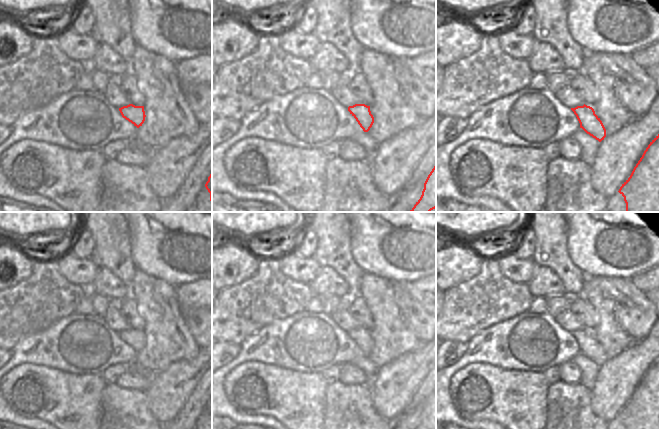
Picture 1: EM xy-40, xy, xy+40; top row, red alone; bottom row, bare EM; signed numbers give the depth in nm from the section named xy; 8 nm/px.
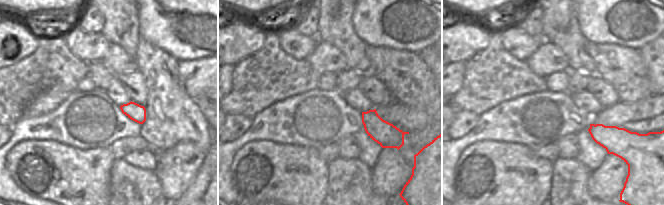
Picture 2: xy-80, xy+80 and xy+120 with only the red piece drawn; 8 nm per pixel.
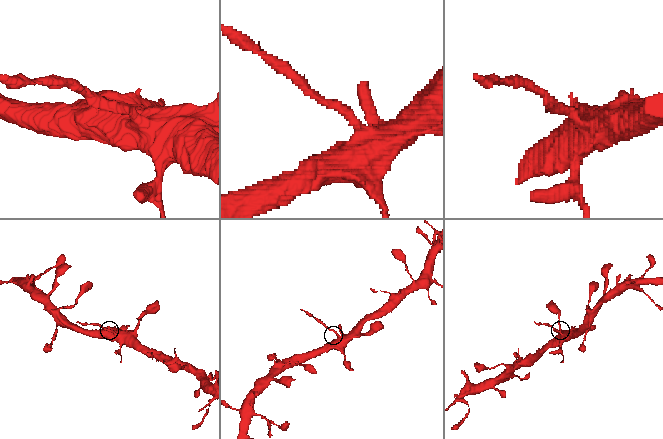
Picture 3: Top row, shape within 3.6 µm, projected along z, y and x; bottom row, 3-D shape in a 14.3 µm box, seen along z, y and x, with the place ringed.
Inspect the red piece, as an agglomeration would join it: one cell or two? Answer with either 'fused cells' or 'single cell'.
fused cells

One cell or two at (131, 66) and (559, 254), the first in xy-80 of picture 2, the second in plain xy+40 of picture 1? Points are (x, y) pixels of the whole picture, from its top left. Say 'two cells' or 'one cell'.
two cells

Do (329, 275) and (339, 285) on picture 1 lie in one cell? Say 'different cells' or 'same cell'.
same cell

